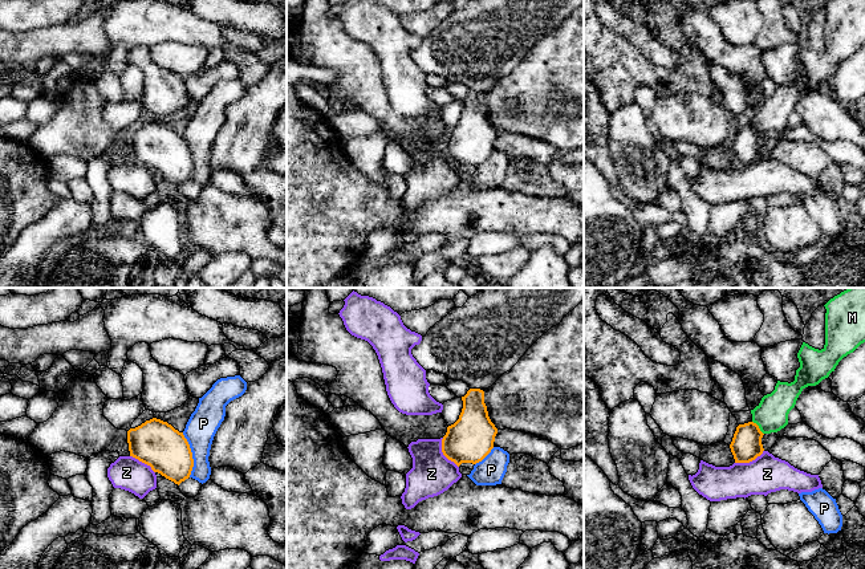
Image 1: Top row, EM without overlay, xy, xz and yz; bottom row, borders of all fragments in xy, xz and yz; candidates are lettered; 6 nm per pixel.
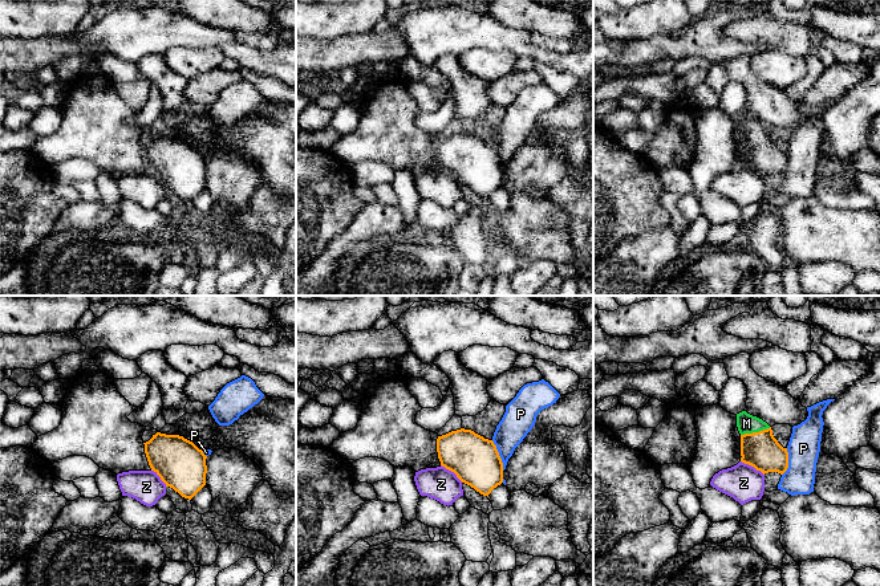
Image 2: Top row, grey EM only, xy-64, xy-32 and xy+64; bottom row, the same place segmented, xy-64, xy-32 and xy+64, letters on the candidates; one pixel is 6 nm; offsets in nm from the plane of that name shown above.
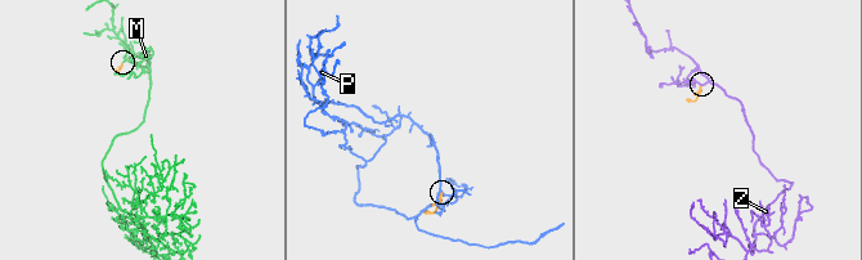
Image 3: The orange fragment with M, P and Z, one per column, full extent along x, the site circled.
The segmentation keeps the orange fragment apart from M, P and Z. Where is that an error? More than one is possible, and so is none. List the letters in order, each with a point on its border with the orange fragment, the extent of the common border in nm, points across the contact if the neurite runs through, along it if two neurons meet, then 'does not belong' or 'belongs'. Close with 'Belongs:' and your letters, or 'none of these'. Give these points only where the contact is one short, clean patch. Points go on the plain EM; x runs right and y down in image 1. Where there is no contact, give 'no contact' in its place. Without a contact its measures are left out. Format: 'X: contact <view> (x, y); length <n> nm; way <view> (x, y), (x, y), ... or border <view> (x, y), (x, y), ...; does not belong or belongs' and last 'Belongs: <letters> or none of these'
M: contact yz (758, 130); length 110 nm; way yz (746, 149), (747, 141), (758, 130), (771, 118); belongs
P: contact xy (191, 158); length 280 nm; border xy (182, 135), (193, 162), (190, 179); does not belong
Z: contact xz (443, 157); length 200 nm; border xz (442, 141), (442, 155), (458, 170); does not belong
Belongs: M

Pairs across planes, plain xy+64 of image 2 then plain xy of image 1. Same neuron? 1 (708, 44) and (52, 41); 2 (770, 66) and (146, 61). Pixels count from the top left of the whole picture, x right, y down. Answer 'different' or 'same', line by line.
1: same
2: different

